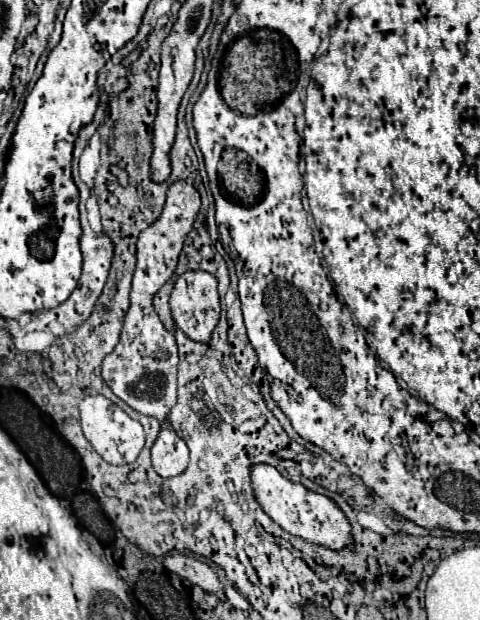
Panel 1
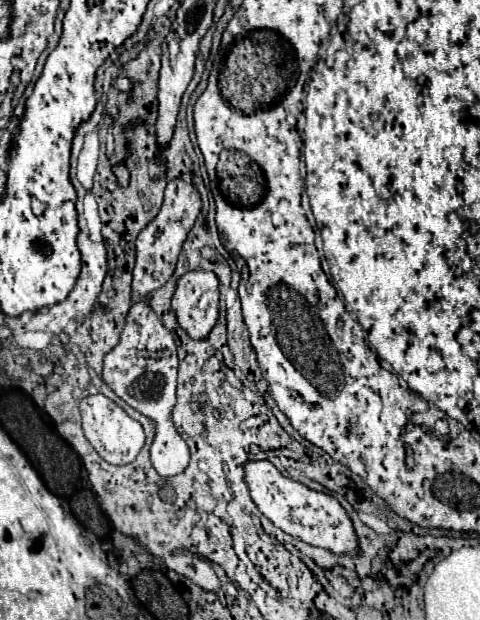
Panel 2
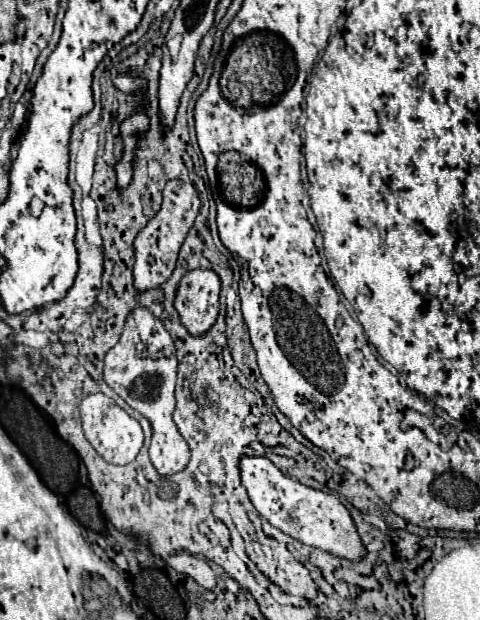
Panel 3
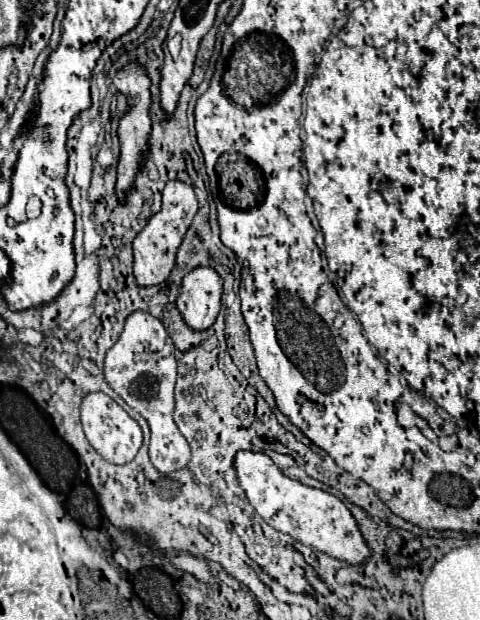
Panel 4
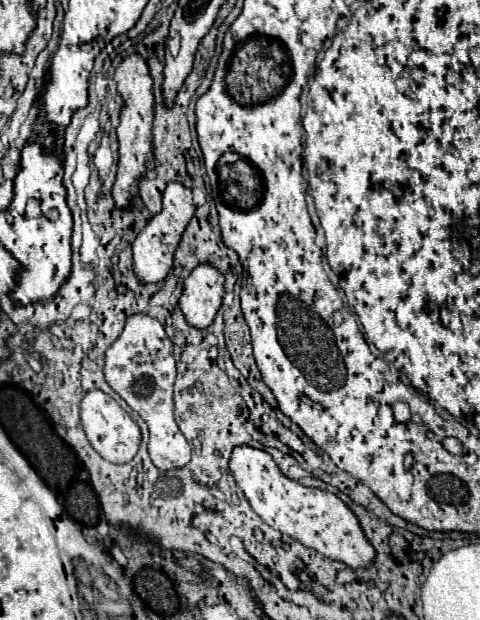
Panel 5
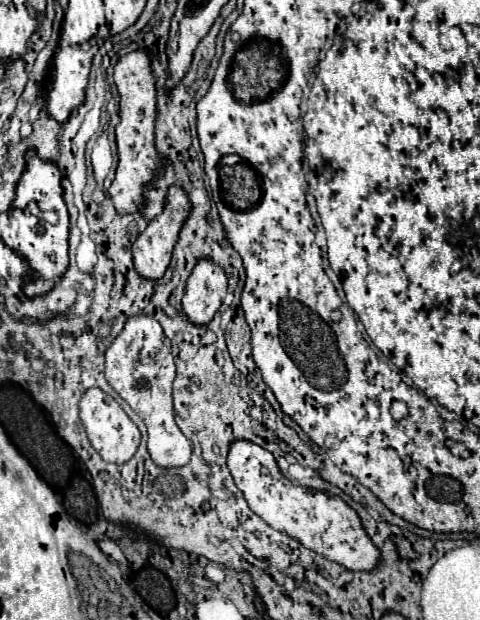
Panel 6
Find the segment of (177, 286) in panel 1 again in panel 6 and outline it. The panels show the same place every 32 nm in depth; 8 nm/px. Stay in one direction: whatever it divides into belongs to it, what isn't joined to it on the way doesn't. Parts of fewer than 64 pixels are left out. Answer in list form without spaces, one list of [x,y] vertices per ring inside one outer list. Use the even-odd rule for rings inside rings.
[[[200,260],[186,280],[182,310],[196,326],[206,326],[226,296],[226,274],[210,260]]]

